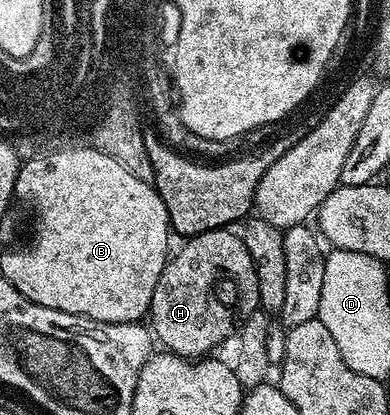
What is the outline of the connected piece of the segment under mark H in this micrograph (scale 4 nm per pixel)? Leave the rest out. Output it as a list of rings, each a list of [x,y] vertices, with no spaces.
[[[217,228],[187,237],[180,250],[167,259],[152,302],[148,322],[163,349],[189,360],[213,353],[236,327],[236,314],[231,305],[218,299],[215,288],[219,279],[238,281],[238,296],[259,296],[255,263],[241,235],[230,228]]]

